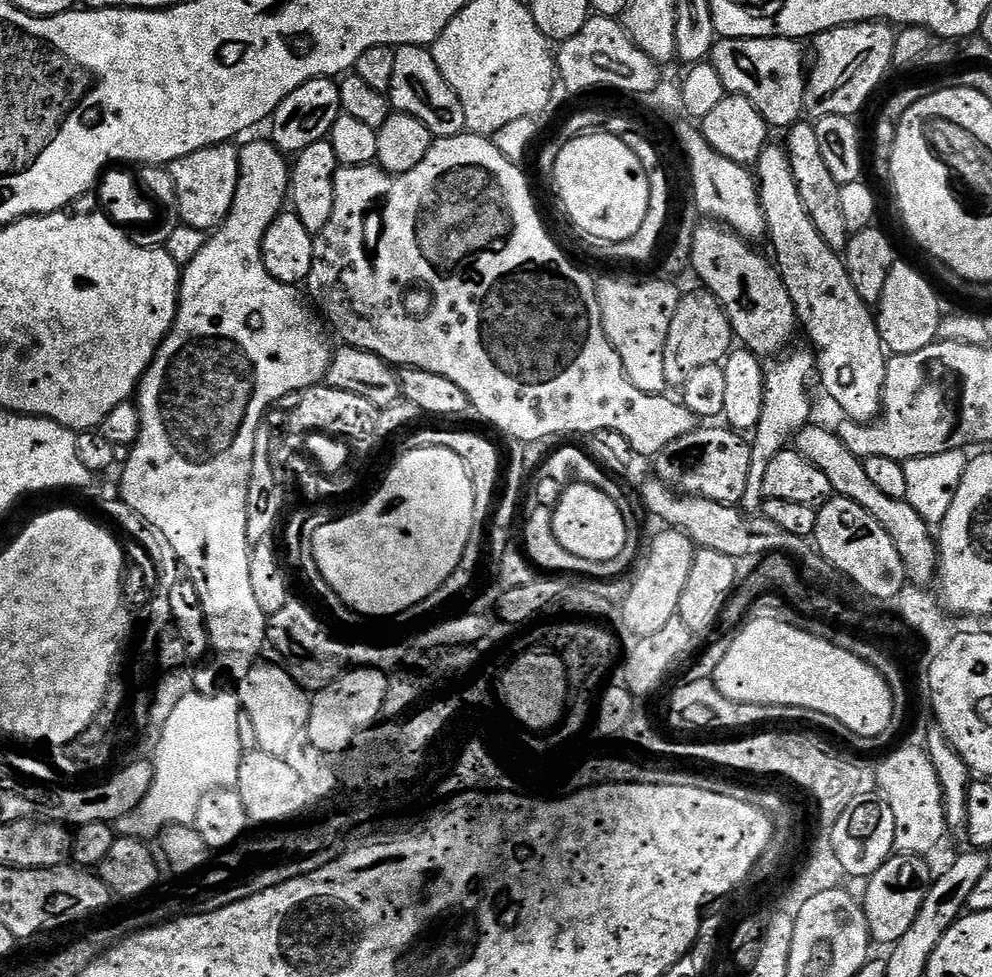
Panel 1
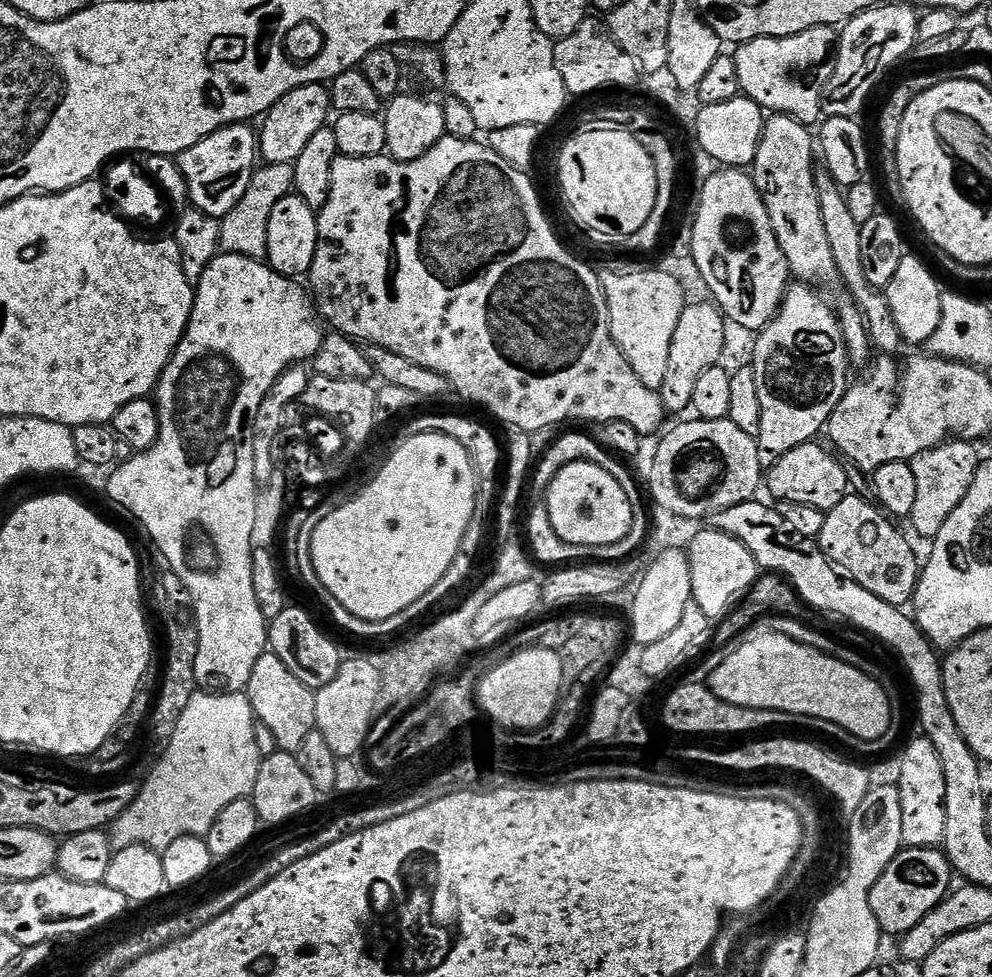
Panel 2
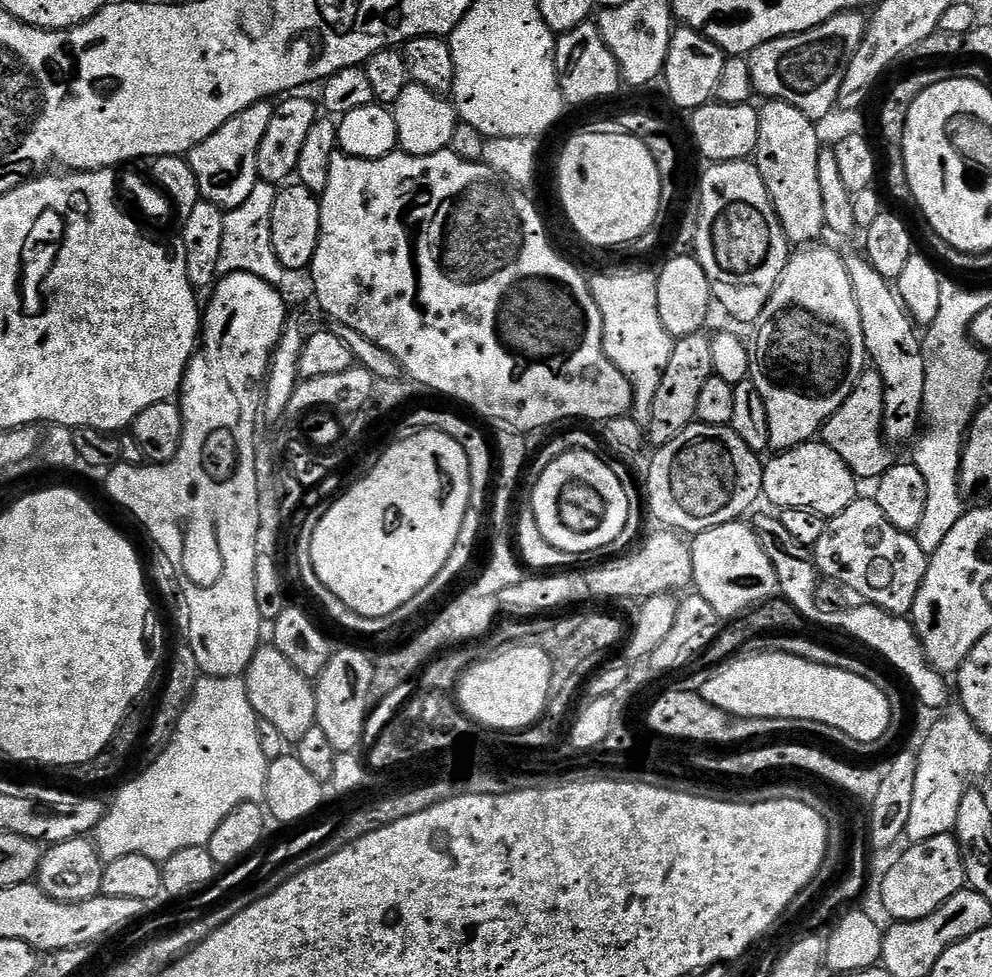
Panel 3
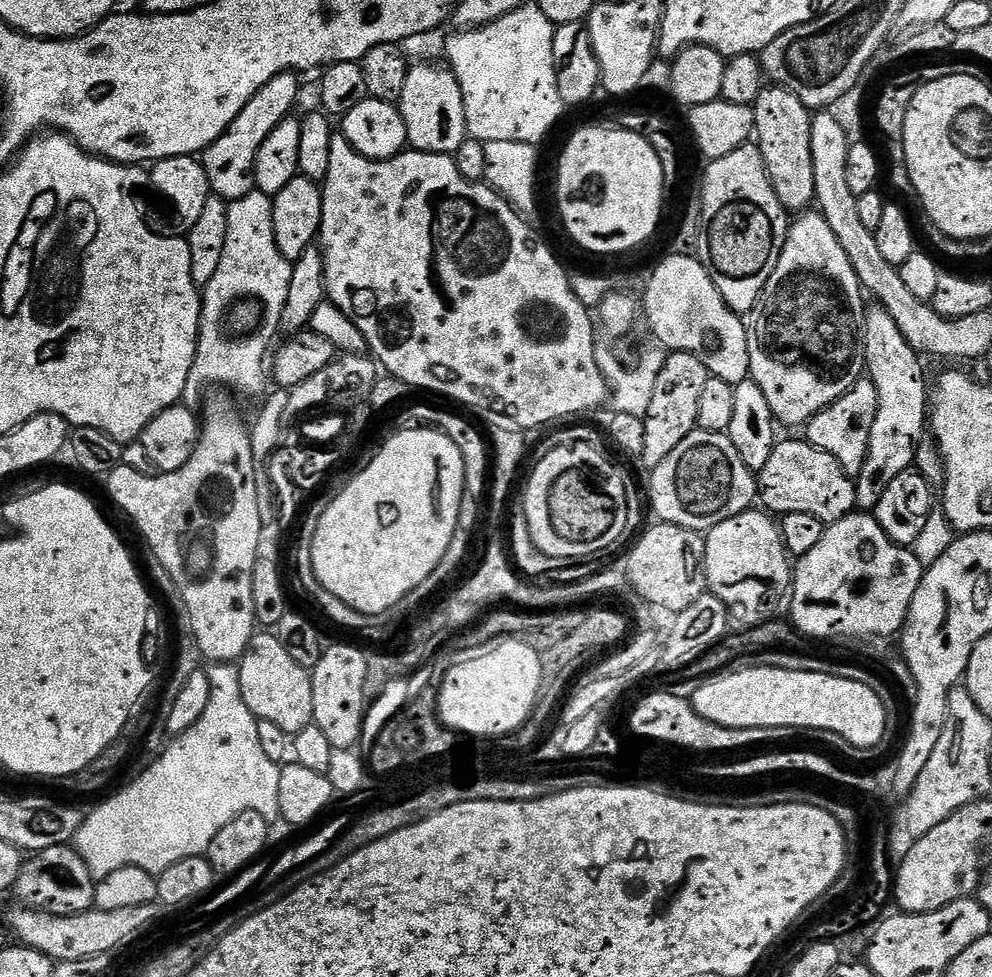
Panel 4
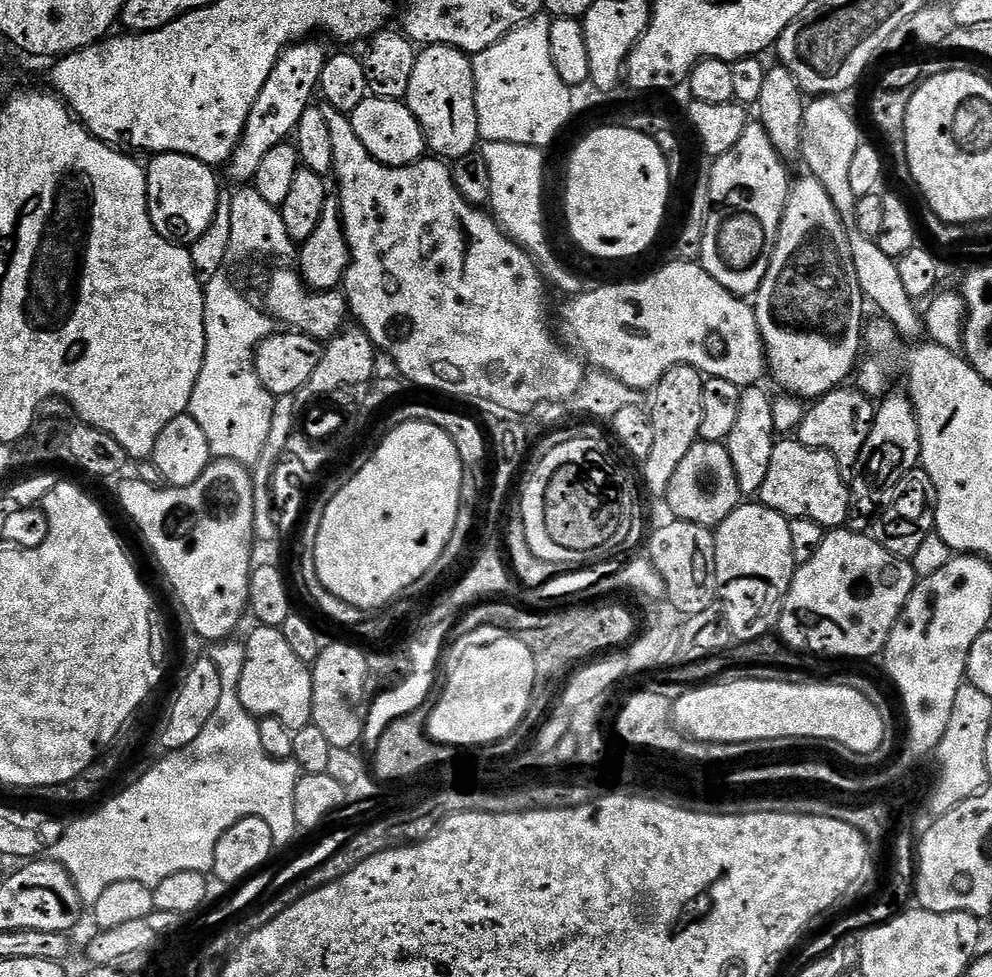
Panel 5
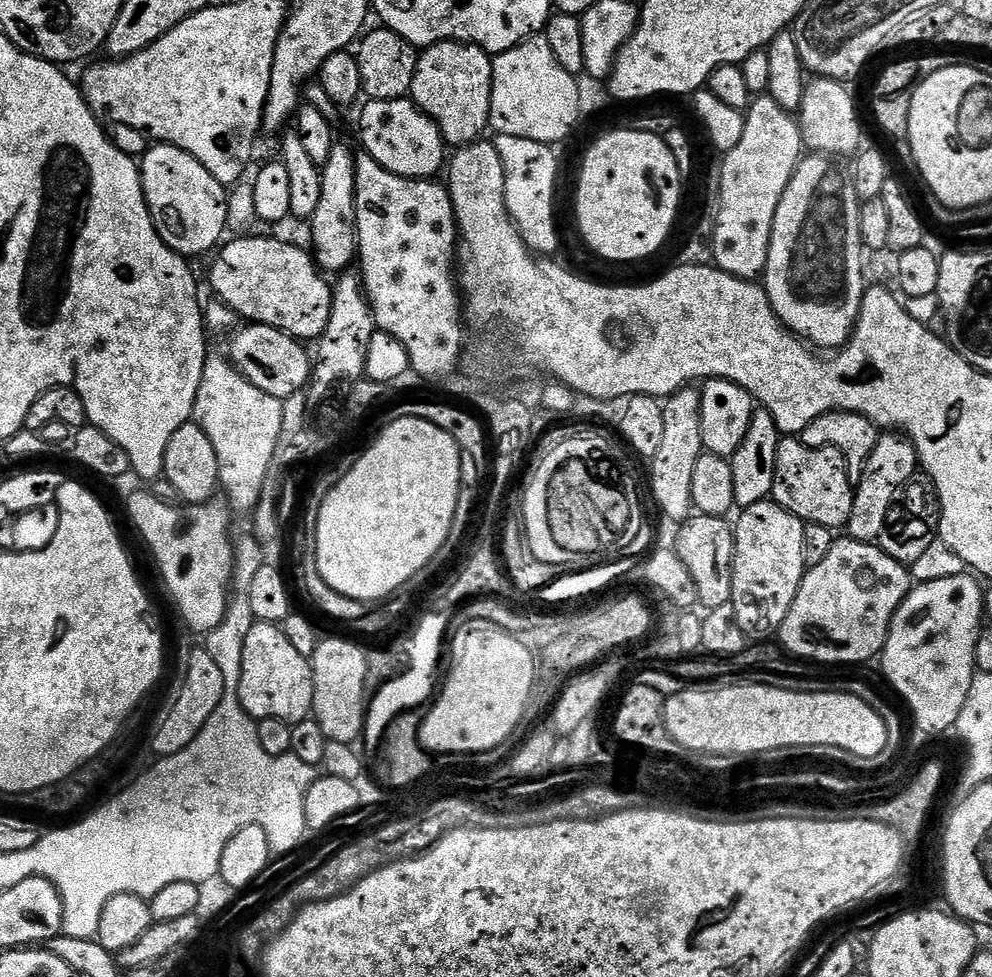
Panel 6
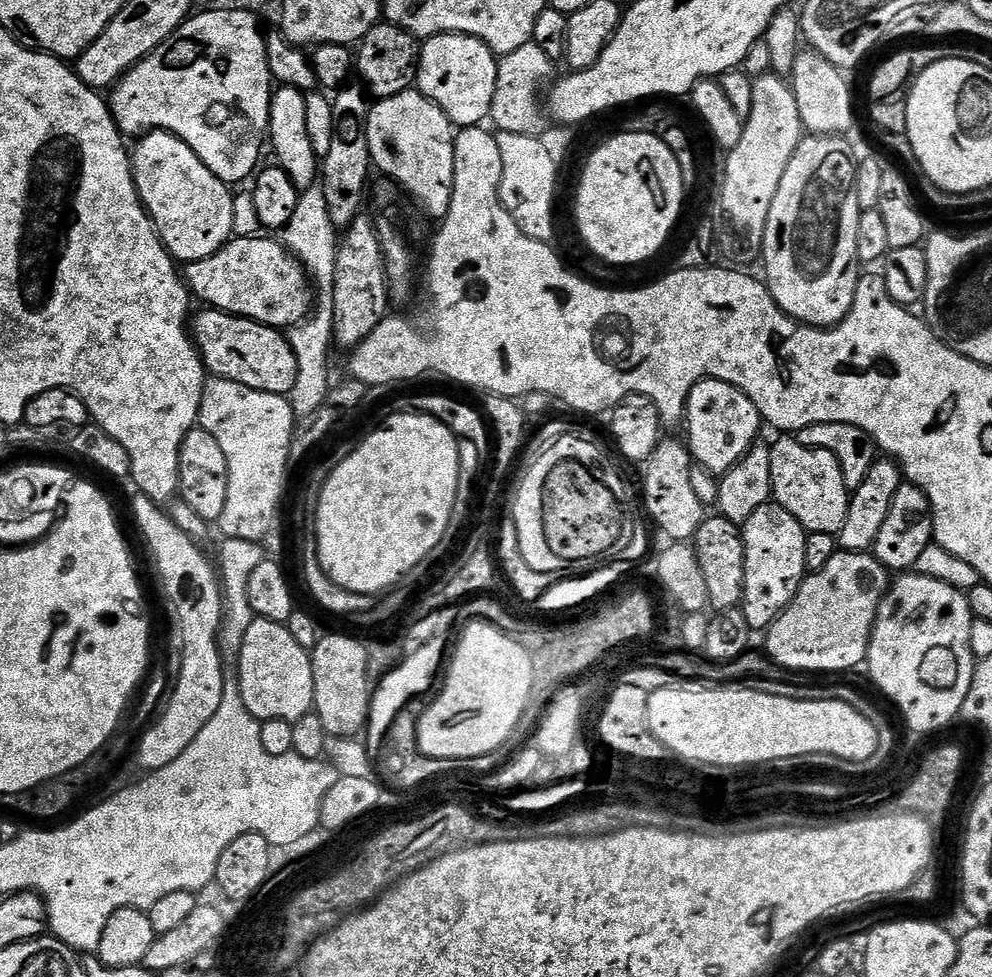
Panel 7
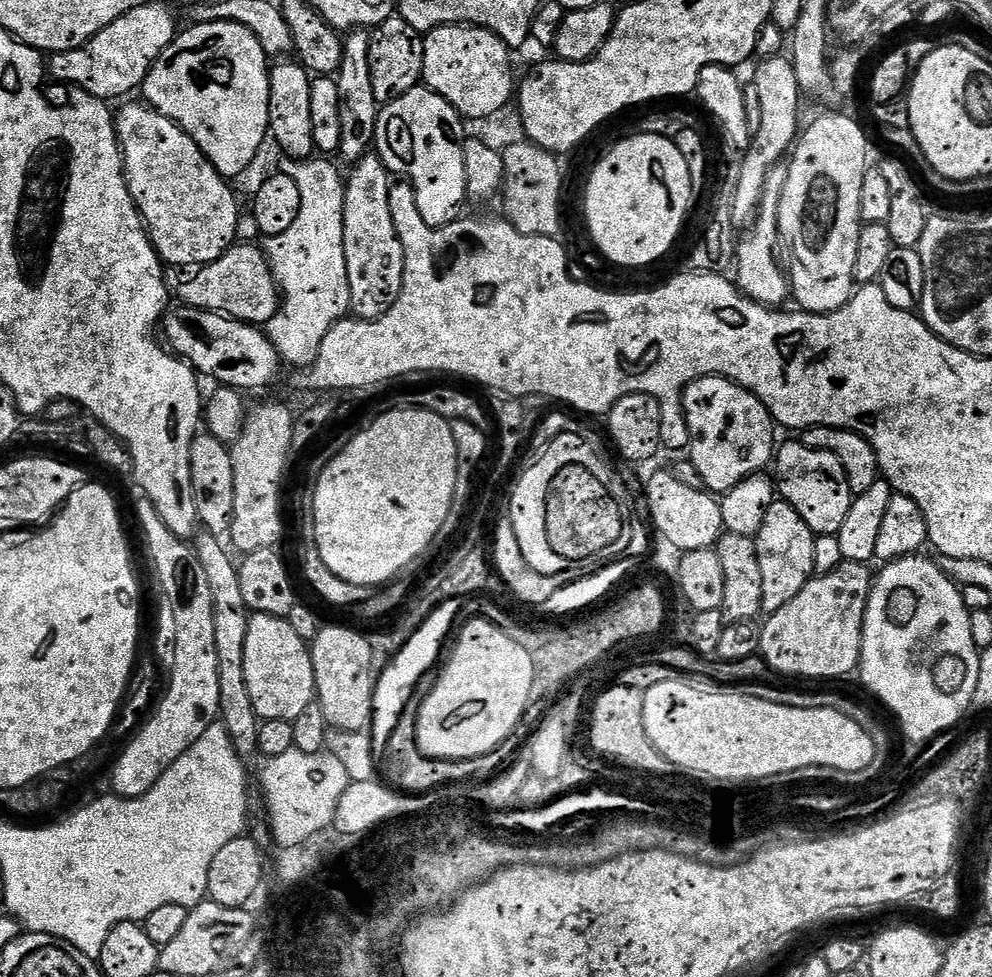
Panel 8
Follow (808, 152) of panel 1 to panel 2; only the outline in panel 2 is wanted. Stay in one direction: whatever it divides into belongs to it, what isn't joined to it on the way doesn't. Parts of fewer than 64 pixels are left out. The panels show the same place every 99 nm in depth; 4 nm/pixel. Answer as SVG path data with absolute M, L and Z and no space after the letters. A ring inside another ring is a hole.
M820 170L816 173L816 189L818 190L818 206L822 206L822 226L826 226L826 238L830 242L830 250L834 254L834 266L840 275L840 284L845 288L847 295L852 297L853 302L858 306L858 310L864 319L864 326L868 329L868 339L873 345L876 344L884 354L896 354L902 348L902 341L898 334L898 326L894 326L894 316L890 314L888 297L881 289L872 288L870 282L866 282L866 274L862 271L862 234L860 224L854 222L854 217L850 215L850 210L846 206L846 192L839 184L834 182L834 178L827 170Z

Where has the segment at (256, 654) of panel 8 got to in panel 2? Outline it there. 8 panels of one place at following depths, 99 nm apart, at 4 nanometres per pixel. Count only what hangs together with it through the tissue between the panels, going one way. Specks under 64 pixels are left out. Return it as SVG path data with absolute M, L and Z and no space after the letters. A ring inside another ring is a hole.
M266 650L260 655L250 674L246 695L258 723L267 726L274 733L277 749L293 754L299 752L302 742L306 742L306 734L313 732L316 727L315 691L298 682L298 678L294 678L294 674L286 670L286 662L282 662L282 658L278 658L271 650Z

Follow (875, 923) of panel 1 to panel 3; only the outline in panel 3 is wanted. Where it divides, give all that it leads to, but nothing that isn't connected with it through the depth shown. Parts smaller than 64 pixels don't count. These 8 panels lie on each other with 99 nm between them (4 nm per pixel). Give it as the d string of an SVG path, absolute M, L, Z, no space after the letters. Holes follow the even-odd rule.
M955 835L930 838L921 844L912 844L902 858L886 874L882 885L883 905L893 921L921 920L938 906L942 906L955 892L965 887L964 863L960 857L960 845Z

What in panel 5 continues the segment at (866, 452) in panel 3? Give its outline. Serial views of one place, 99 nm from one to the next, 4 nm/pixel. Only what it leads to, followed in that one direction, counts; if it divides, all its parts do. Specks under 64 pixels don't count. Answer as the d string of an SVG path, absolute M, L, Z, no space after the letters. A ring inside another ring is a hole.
M835 388L834 391L827 392L819 400L811 401L807 405L804 417L800 419L800 426L794 433L795 439L807 448L826 450L834 454L834 462L838 462L840 469L855 469L862 454L862 446L866 446L866 438L870 438L870 426L874 426L876 409L873 397L861 392L859 388Z

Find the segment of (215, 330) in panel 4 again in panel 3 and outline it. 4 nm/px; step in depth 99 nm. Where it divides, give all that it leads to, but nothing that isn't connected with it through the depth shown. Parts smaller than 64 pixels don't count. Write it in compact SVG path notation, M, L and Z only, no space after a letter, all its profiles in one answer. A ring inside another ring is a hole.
M258 180L246 201L225 213L217 266L220 276L245 272L262 278L267 284L283 285L286 269L282 262L278 262L278 254L274 254L273 234L270 230L270 218L273 217L277 194L277 185Z

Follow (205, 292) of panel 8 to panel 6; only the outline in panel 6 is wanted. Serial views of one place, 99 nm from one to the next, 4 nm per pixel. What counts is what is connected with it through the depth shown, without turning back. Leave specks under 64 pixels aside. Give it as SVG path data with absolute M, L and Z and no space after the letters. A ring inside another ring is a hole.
M240 236L237 240L230 240L215 253L216 261L208 272L208 280L216 291L215 299L227 305L241 321L274 326L301 342L319 341L326 326L330 326L333 285L317 267L311 251L295 252L290 241L275 240L272 236Z

